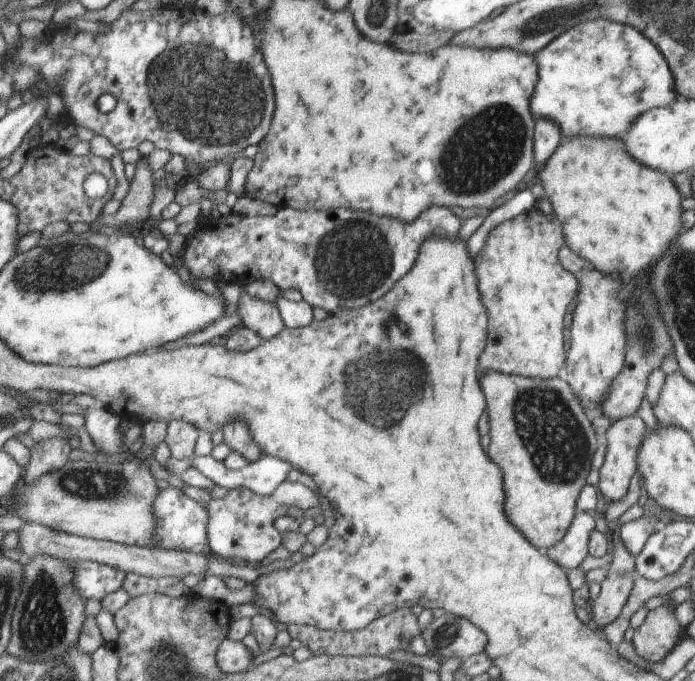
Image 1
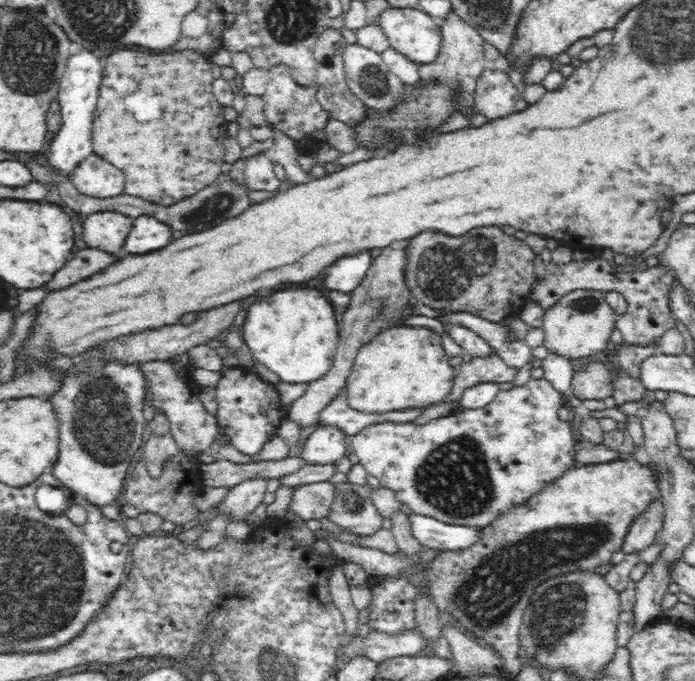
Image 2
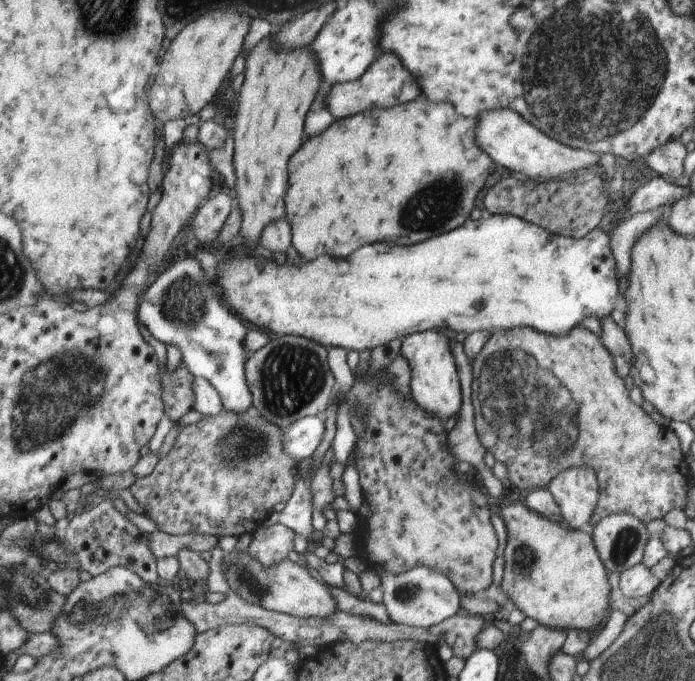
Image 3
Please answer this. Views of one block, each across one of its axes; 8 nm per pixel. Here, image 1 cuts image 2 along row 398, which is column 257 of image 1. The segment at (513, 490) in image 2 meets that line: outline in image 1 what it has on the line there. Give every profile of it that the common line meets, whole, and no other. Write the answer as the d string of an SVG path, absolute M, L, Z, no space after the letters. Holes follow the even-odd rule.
M286 480L268 496L260 496L249 488L242 487L230 489L223 498L210 499L207 503L207 508L210 509L207 531L210 555L260 567L262 560L282 544L280 534L274 528L274 520L286 516L290 506L310 510L312 506L318 505L318 498L310 488Z

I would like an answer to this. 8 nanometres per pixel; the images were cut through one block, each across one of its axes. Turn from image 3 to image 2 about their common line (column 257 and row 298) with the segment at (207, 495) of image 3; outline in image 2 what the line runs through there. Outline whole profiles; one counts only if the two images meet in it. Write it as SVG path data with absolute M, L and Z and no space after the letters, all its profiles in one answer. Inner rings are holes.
M496 226L476 228L458 237L445 236L437 231L423 231L410 240L405 254L405 283L418 303L434 310L475 314L492 322L500 323L507 317L518 316L530 300L532 284L536 280L533 264L537 254L526 242L504 234Z

